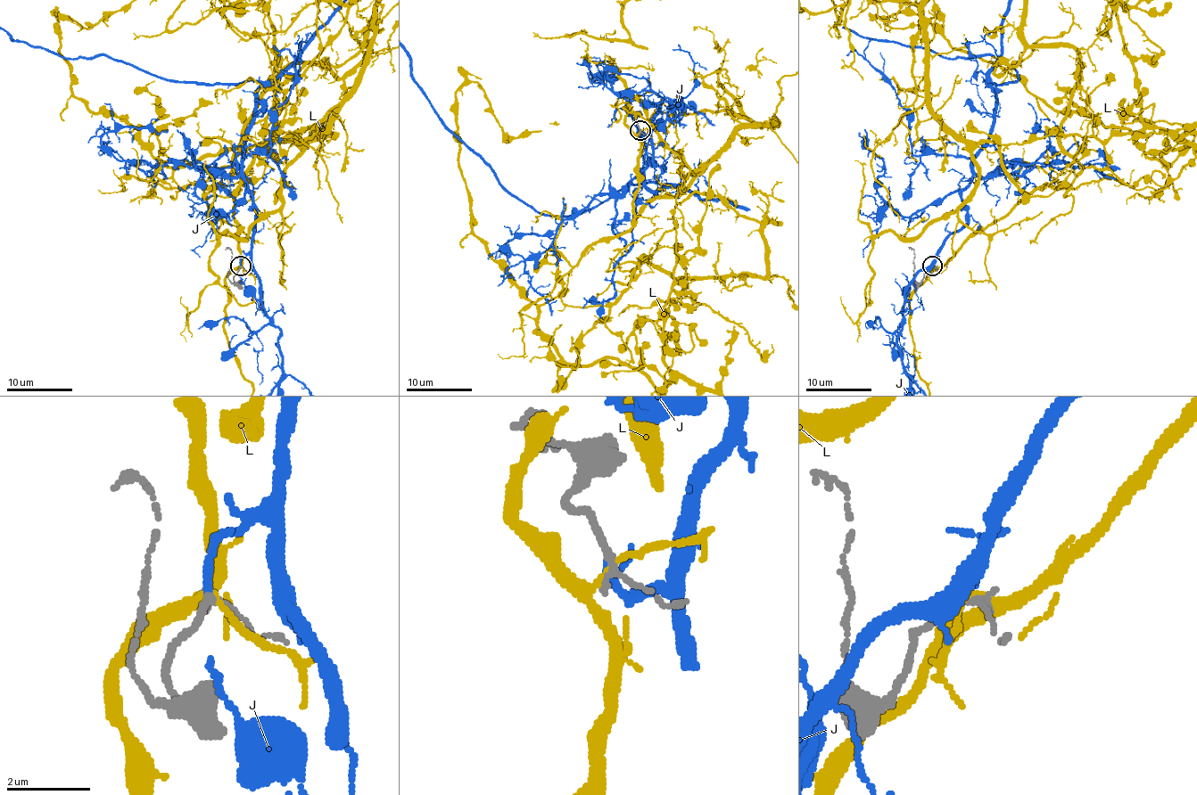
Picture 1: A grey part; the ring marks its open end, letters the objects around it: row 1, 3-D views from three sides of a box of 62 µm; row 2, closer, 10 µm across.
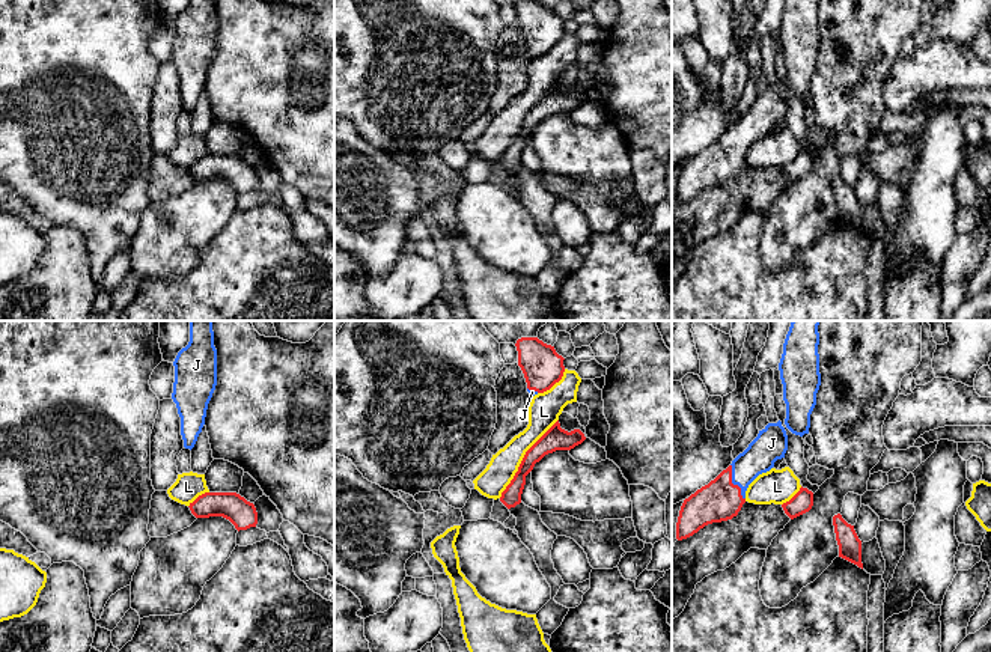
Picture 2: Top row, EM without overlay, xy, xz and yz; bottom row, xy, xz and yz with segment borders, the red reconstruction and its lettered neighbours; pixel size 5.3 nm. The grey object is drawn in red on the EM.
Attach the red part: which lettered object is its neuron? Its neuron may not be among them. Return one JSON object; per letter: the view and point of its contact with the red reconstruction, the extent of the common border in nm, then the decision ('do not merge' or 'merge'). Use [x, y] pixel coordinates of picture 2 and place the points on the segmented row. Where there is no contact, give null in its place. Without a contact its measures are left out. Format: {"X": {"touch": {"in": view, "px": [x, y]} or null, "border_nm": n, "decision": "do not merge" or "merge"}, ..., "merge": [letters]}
{"J": {"touch": {"in": "yz", "px": [731, 482]}, "border_nm": 200, "decision": "merge"}, "L": {"touch": {"in": "xz", "px": [523, 458]}, "border_nm": 550, "decision": "do not merge"}, "merge": ["J"]}

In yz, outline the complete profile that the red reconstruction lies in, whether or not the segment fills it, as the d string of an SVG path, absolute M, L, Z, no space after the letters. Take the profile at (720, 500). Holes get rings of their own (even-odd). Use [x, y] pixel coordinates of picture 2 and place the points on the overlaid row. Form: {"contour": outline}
{"contour": "M782 422L768 423L726 470L684 500L676 539L687 539L708 524L736 516L746 503L749 485L770 471L777 459L785 458L786 450L788 435Z"}

